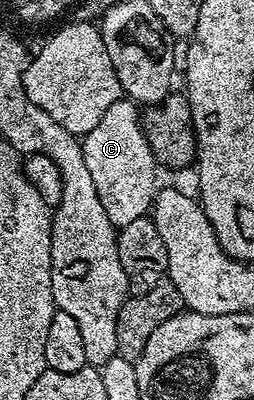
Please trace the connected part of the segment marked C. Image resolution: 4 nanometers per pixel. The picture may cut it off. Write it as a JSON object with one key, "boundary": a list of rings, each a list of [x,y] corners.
{"boundary":[[[120,99],[113,103],[99,123],[85,134],[81,146],[95,191],[103,202],[103,211],[107,211],[107,219],[111,219],[115,227],[131,223],[152,210],[153,198],[157,196],[159,188],[159,162],[145,138],[143,113],[136,101]]]}

